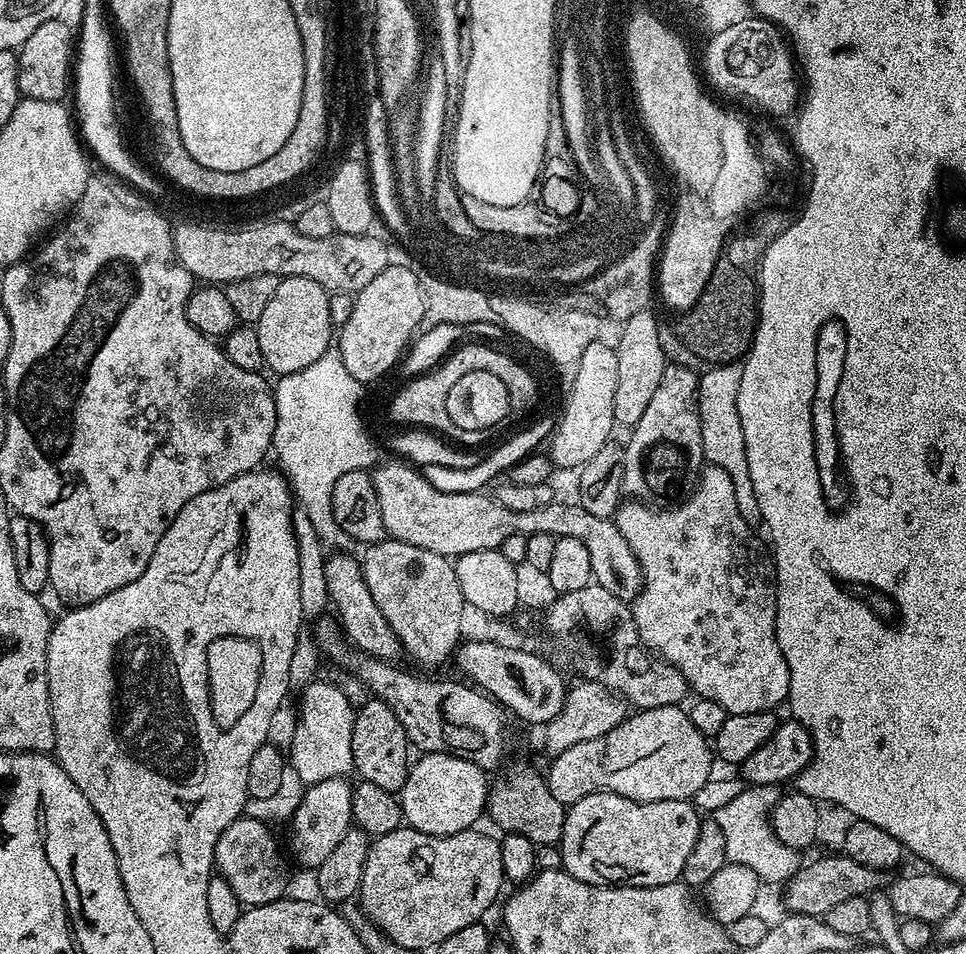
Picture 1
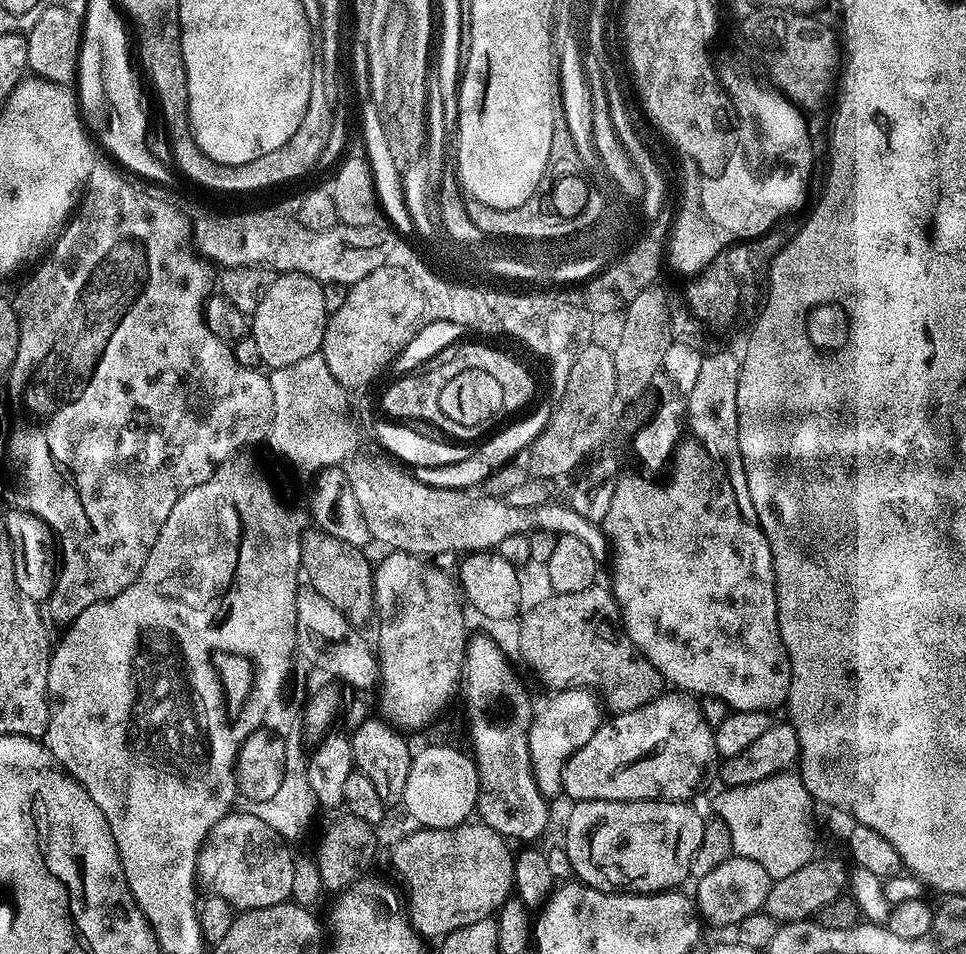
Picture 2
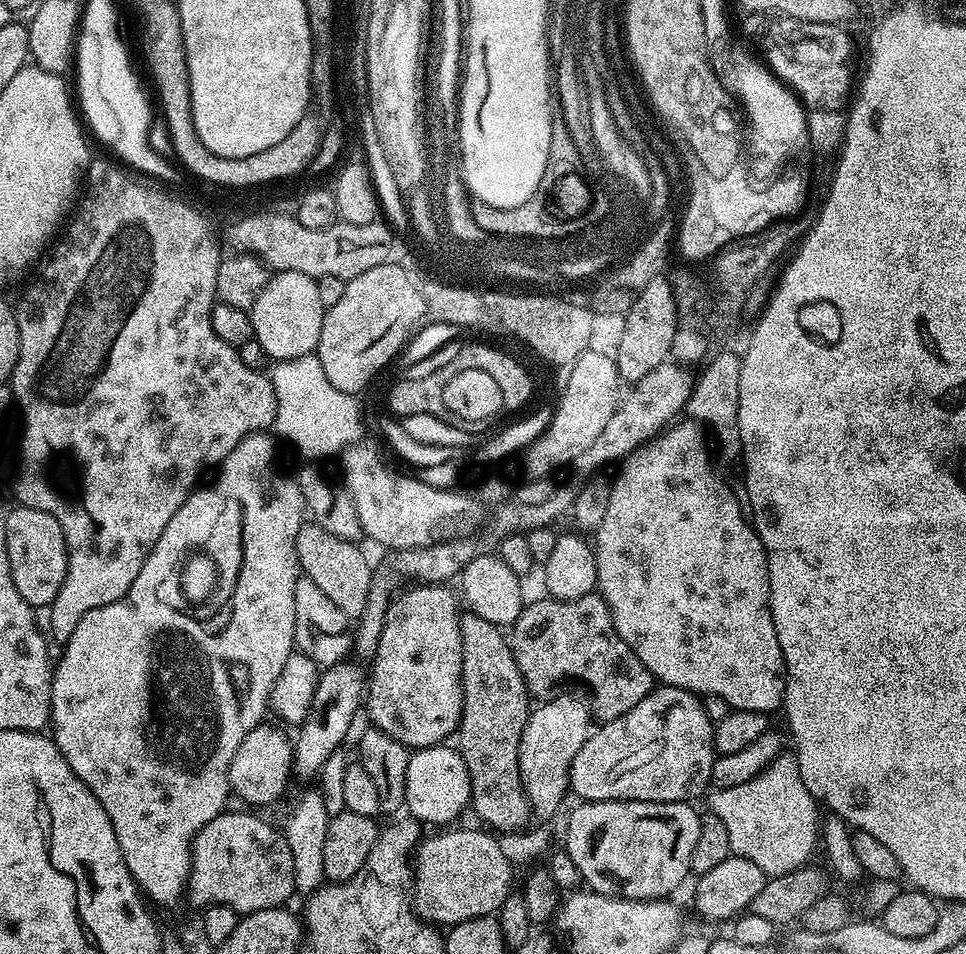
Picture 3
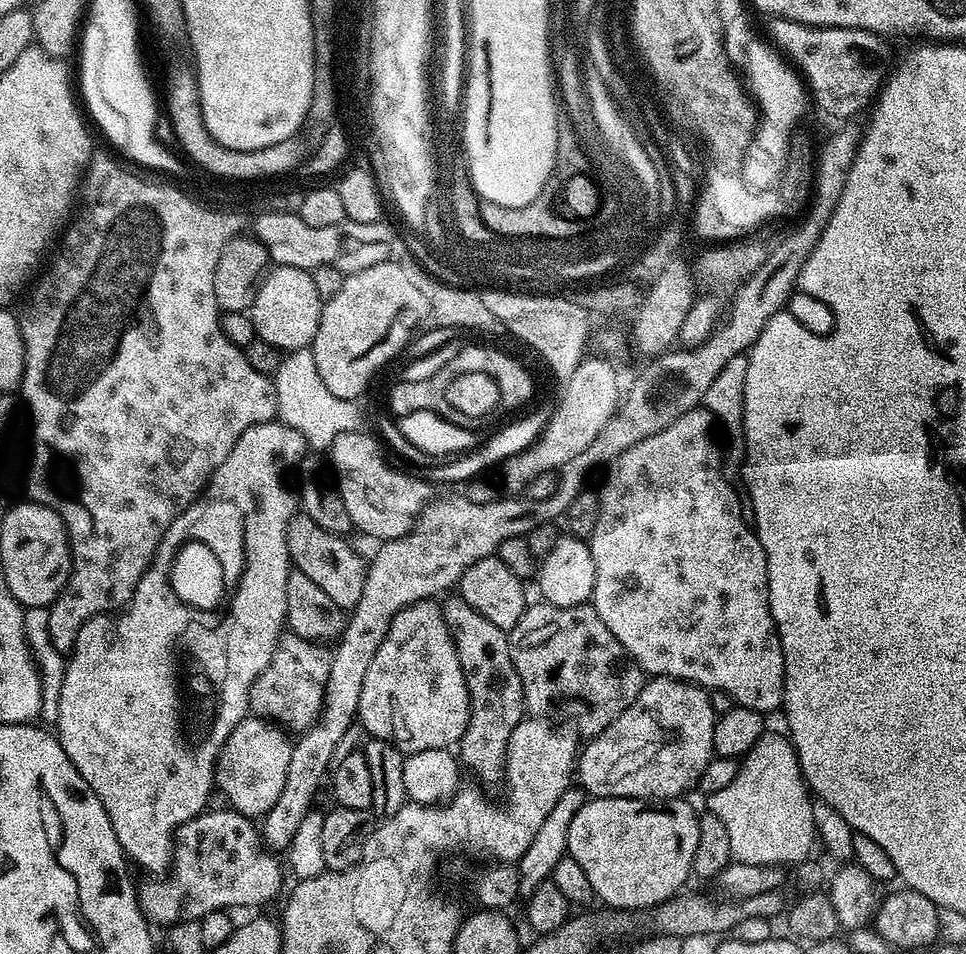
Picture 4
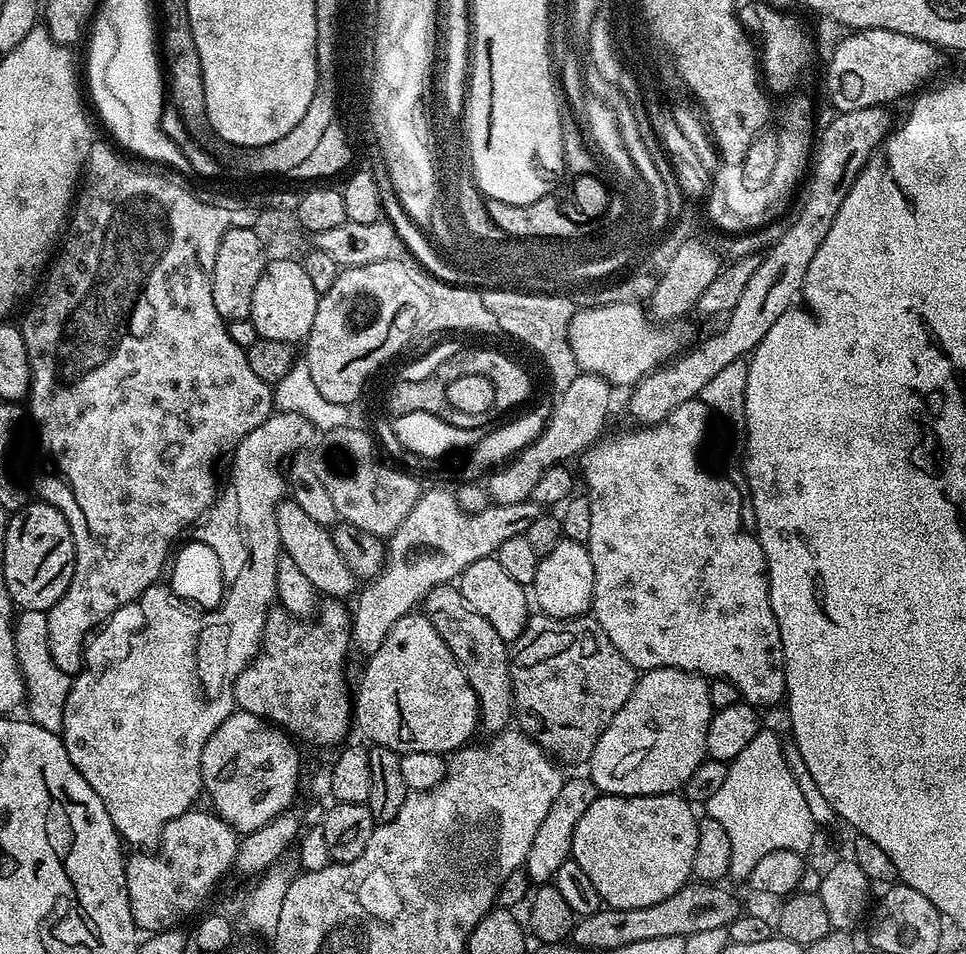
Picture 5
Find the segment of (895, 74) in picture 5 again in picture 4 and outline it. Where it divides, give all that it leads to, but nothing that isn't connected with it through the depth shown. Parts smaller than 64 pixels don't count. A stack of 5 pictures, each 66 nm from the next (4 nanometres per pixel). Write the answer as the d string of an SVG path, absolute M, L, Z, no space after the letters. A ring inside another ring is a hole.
M779 18L767 23L767 39L795 65L810 93L811 103L815 107L817 104L826 115L840 120L836 122L848 122L875 101L886 79L886 68L880 65L884 48L877 33L867 28L814 28L811 24Z

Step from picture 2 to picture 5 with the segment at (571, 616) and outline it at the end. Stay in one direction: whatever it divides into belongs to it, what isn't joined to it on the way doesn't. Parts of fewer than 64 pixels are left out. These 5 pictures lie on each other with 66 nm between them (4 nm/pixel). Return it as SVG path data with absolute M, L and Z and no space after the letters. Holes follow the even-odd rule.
M591 614L565 620L529 615L528 625L514 641L510 659L515 723L560 762L588 760L599 736L608 729L614 714L622 710L638 679L637 668L618 654L618 646L606 638L606 630Z

